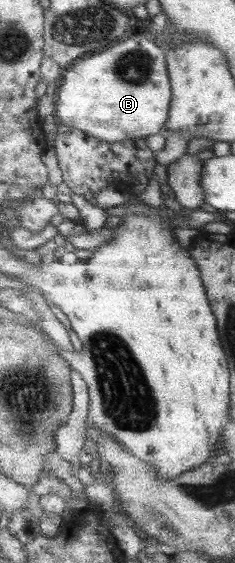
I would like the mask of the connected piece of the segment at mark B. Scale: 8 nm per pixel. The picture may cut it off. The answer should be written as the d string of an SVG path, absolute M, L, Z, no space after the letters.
M133 33L107 50L78 58L60 81L57 95L60 123L110 143L163 133L173 96L165 52L148 37Z

